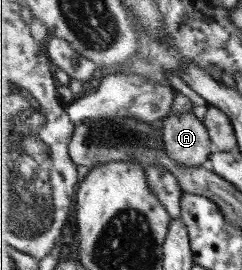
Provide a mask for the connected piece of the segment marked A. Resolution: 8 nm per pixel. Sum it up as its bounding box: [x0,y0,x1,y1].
[162,112,215,165]

